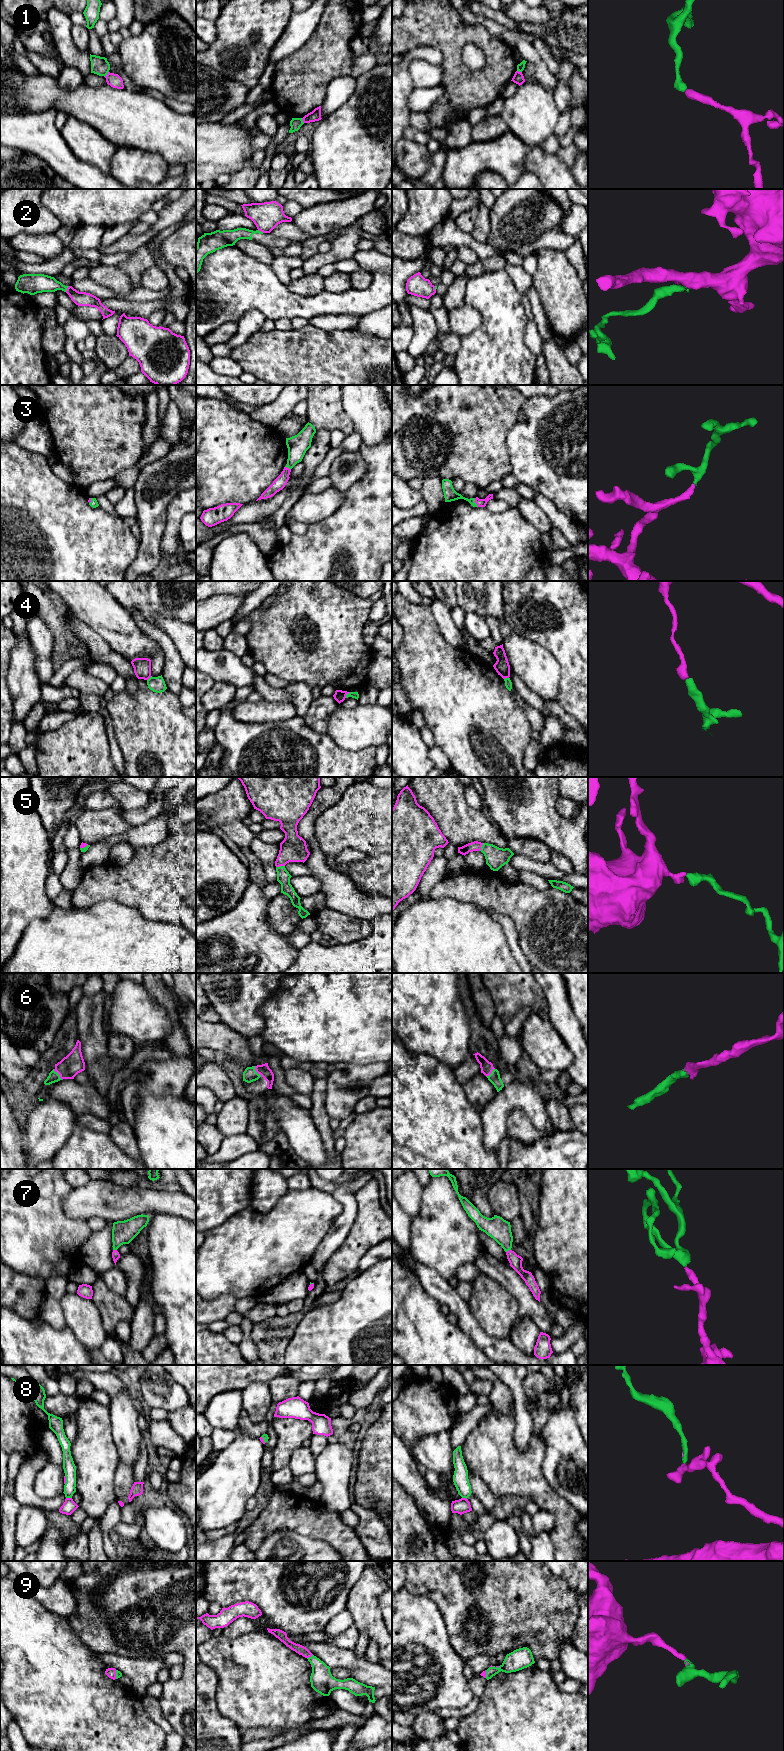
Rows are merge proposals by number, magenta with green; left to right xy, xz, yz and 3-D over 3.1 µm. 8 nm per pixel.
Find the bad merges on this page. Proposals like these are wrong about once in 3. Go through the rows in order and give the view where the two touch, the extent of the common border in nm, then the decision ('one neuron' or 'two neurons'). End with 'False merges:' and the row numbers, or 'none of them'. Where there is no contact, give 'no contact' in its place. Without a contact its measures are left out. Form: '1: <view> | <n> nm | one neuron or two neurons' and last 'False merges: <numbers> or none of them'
1: xy | 60 nm | two neurons
2: xy | 60 nm | two neurons
3: yz | 80 nm | one neuron
4: xz | 60 nm | two neurons
5: xz | 70 nm | one neuron
6: xy | 120 nm | one neuron
7: yz | 50 nm | one neuron
8: xy | 50 nm | two neurons
9: xz | 60 nm | one neuron
False merges: 1, 2, 4, 8

